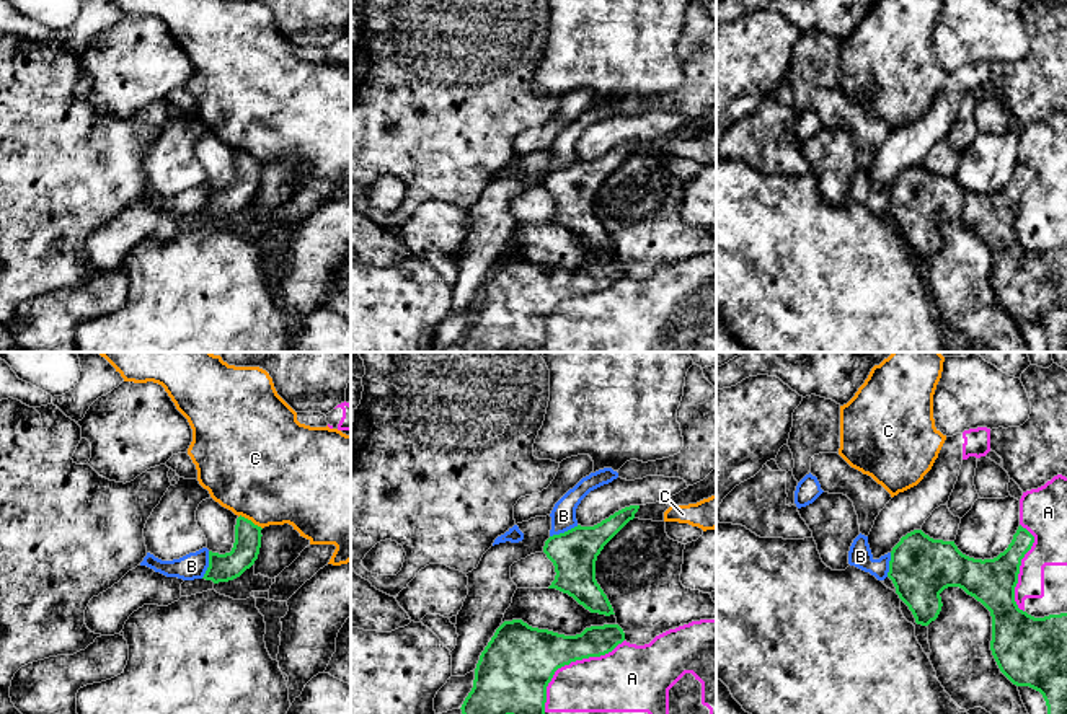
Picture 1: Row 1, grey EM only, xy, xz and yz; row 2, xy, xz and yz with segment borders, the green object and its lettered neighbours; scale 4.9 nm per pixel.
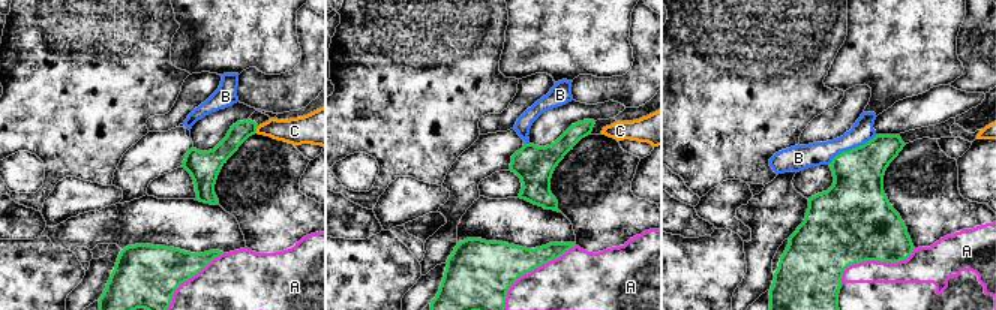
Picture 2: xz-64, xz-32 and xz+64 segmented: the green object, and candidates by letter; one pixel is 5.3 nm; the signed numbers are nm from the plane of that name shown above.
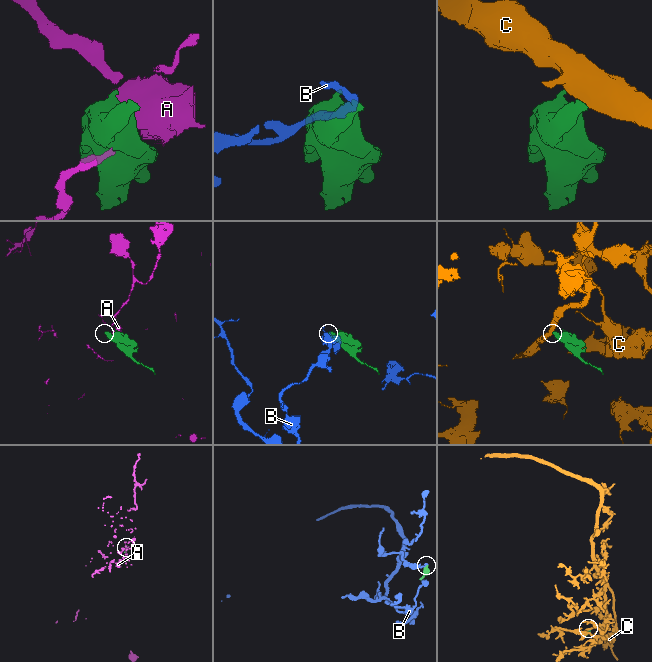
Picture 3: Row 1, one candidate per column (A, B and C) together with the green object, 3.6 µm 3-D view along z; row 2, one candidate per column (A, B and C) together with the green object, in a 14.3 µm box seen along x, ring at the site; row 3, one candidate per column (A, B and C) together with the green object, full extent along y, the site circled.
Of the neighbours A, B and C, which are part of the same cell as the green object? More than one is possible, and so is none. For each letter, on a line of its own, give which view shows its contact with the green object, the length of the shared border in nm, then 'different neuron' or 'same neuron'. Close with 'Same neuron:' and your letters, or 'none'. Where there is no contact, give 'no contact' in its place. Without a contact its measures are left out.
A: xz | 550 nm | different neuron
B: xz | 160 nm | different neuron
C: xy | 140 nm | different neuron
Same neuron: none

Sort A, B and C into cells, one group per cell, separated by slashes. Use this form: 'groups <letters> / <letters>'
groups A / B / C

